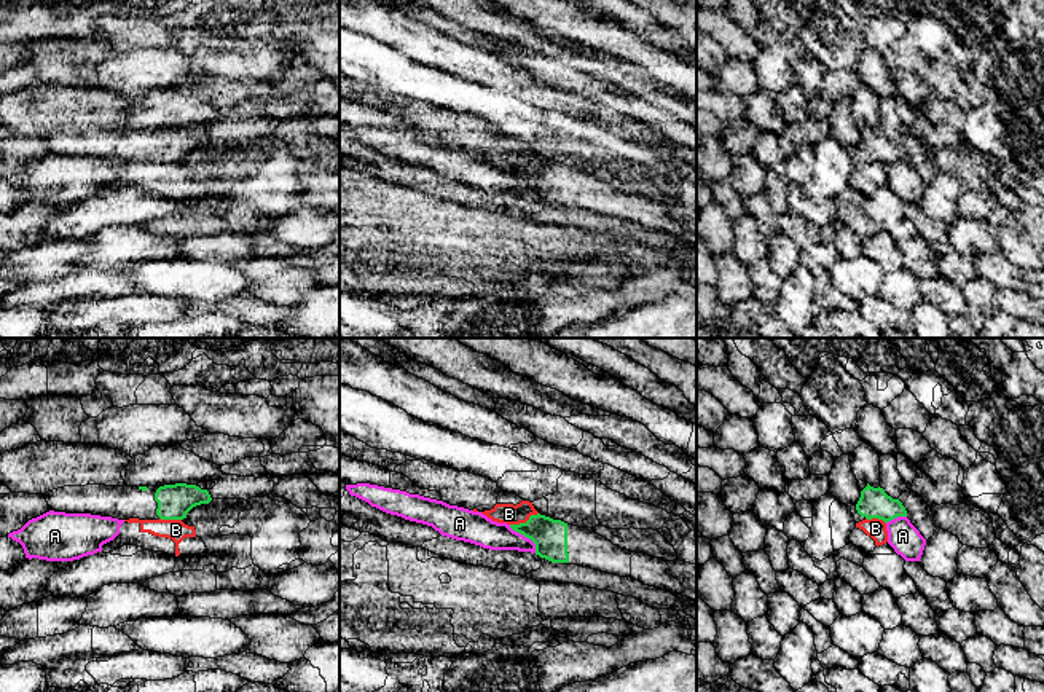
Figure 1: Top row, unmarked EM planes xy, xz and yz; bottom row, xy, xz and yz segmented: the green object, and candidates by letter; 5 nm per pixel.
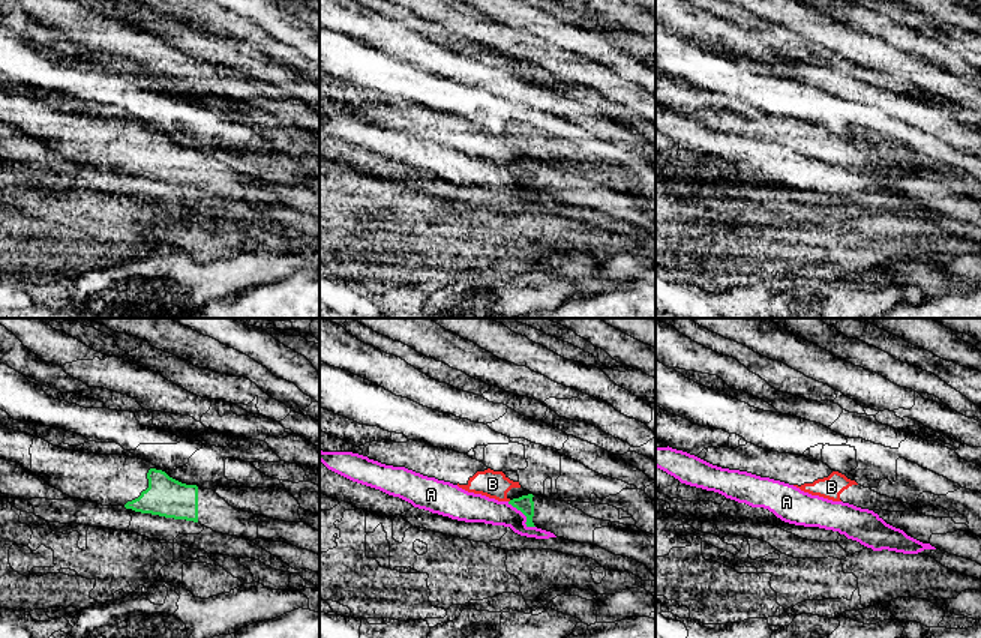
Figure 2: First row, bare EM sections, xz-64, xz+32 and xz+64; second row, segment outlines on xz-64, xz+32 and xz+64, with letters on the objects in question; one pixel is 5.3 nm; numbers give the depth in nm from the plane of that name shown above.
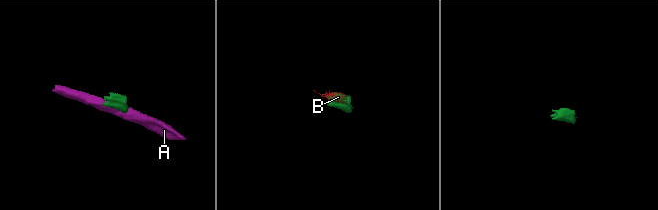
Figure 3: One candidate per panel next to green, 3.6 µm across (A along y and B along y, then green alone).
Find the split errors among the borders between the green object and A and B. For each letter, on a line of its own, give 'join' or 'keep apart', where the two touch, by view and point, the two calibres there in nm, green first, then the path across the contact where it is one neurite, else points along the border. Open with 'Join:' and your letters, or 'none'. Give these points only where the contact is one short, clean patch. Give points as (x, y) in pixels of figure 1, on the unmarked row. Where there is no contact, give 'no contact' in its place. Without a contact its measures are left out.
Join: none
A: keep apart; contact xz (526, 179); calibres 180 and 150 nm; border xz (509, 168), (526, 179), (534, 187), (536, 195)
B: keep apart; contact xz (523, 166); calibres 180 and 100 nm; border xz (537, 155), (525, 165), (510, 168)

